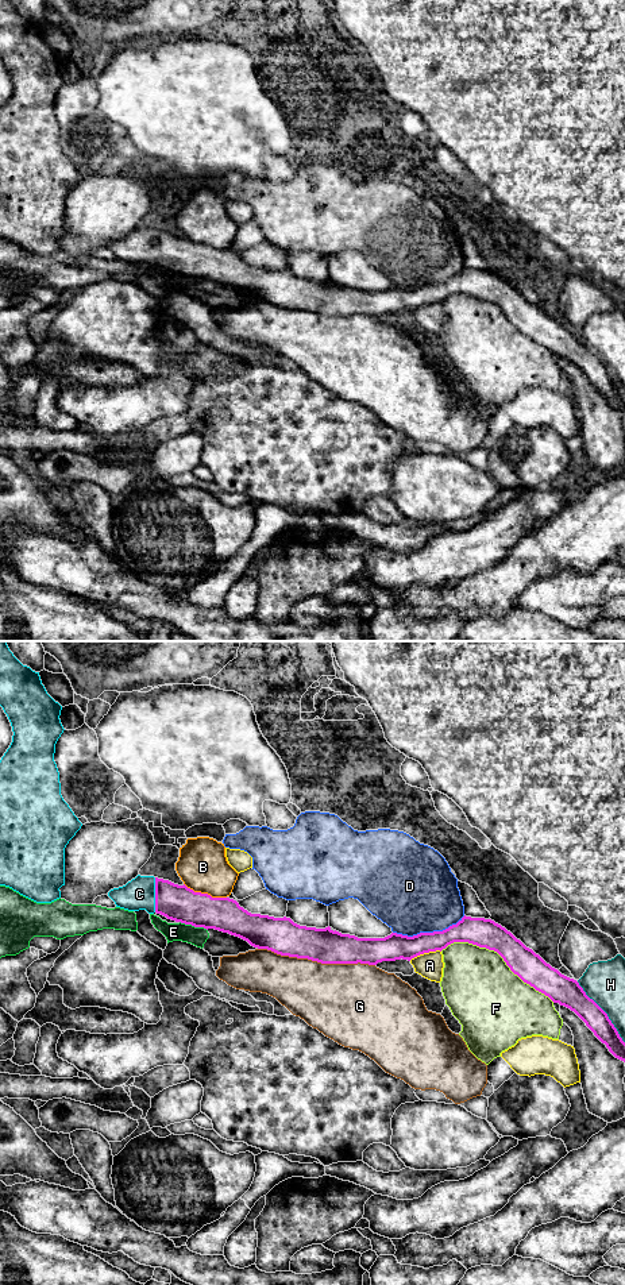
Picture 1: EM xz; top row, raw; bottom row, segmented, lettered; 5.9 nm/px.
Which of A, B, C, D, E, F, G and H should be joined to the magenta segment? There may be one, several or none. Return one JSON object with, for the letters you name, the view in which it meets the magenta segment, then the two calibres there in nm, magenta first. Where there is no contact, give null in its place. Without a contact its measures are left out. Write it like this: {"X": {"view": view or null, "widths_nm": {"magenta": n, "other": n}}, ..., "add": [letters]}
{"C": {"view": "xz", "widths_nm": {"magenta": 220, "other": 190}}, "add": ["C"]}

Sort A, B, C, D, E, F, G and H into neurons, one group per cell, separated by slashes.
A / B / C / D / E / F / G / H

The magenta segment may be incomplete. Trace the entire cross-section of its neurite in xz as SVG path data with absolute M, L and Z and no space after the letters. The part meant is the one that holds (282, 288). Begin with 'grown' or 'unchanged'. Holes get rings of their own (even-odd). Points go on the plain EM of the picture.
grown; M140 228L128 234L126 238L113 240L108 248L116 259L139 263L146 262L148 266L161 266L167 271L192 277L194 279L215 281L247 293L258 301L267 301L281 308L308 310L321 316L369 316L377 317L382 313L408 312L436 302L443 302L454 294L468 294L479 300L497 304L510 323L524 335L536 343L548 348L553 355L559 355L574 363L594 387L606 397L609 404L625 414L625 394L617 381L609 371L607 366L590 351L579 335L562 327L558 321L547 316L532 301L526 300L510 283L491 271L463 269L456 277L443 283L420 285L413 289L391 285L385 290L358 290L350 286L333 283L329 278L325 281L306 279L294 275L290 270L274 270L269 267L251 266L239 255L229 250L212 250L208 246L194 244L185 236L178 238L169 232L154 228Z

